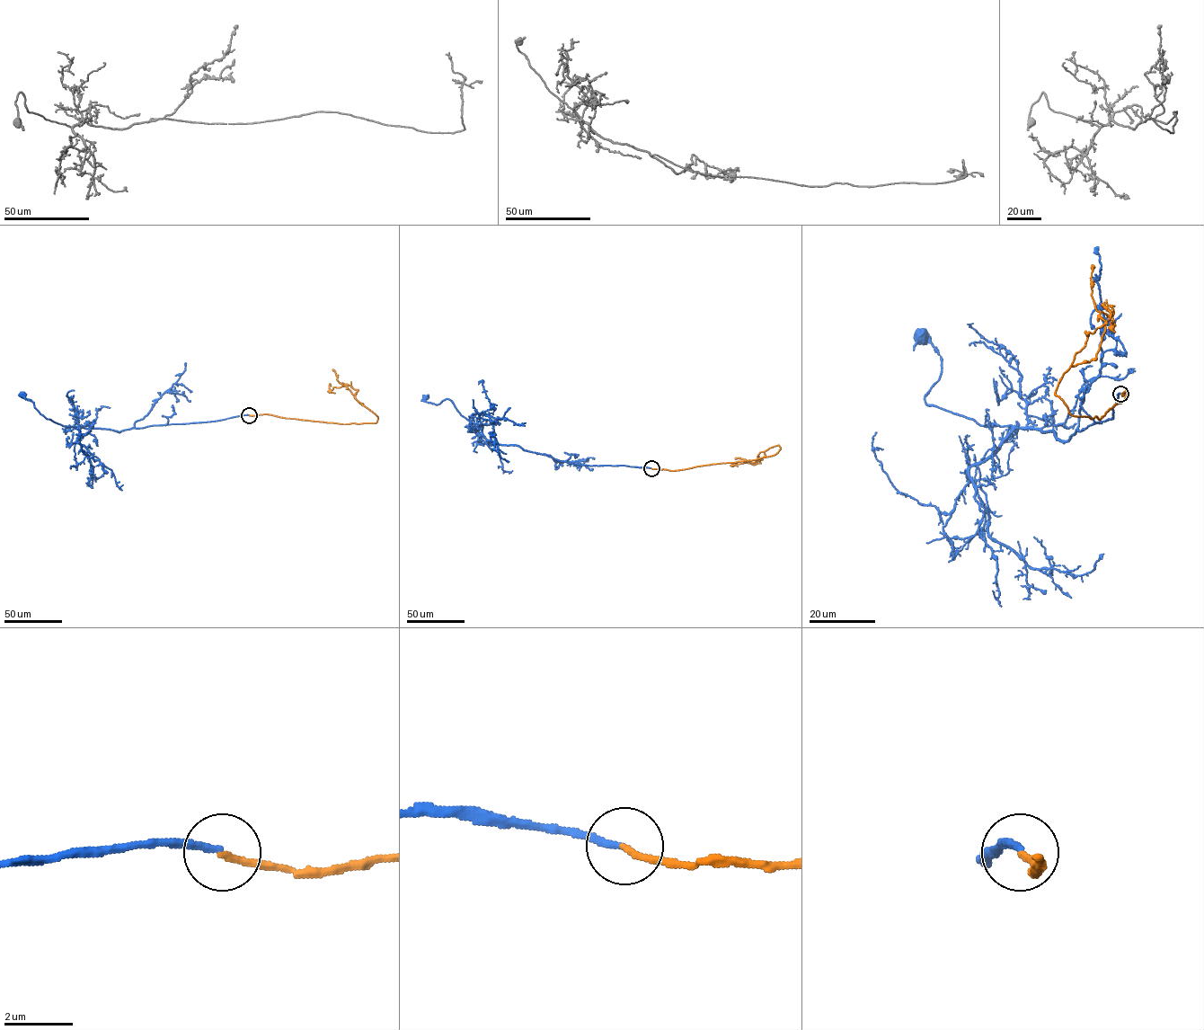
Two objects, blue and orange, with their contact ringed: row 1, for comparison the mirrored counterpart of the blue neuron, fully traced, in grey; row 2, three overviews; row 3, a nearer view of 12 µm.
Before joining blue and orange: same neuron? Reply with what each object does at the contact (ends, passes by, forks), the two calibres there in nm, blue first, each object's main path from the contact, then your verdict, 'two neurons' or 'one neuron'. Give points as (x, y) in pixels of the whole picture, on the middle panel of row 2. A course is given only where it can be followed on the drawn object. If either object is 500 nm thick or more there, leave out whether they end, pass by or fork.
blue ends there; orange ends there; 200 nm thick on the blue side, 180 nm on the other; blue runs (651, 468), (580, 465), (516, 445), (494, 443), (450, 400), (435, 404), (424, 401), (424, 398); orange runs (651, 468), (674, 471), (750, 460), (774, 455), (780, 447), (765, 450), (761, 459), (754, 463), (733, 465); one neuron

